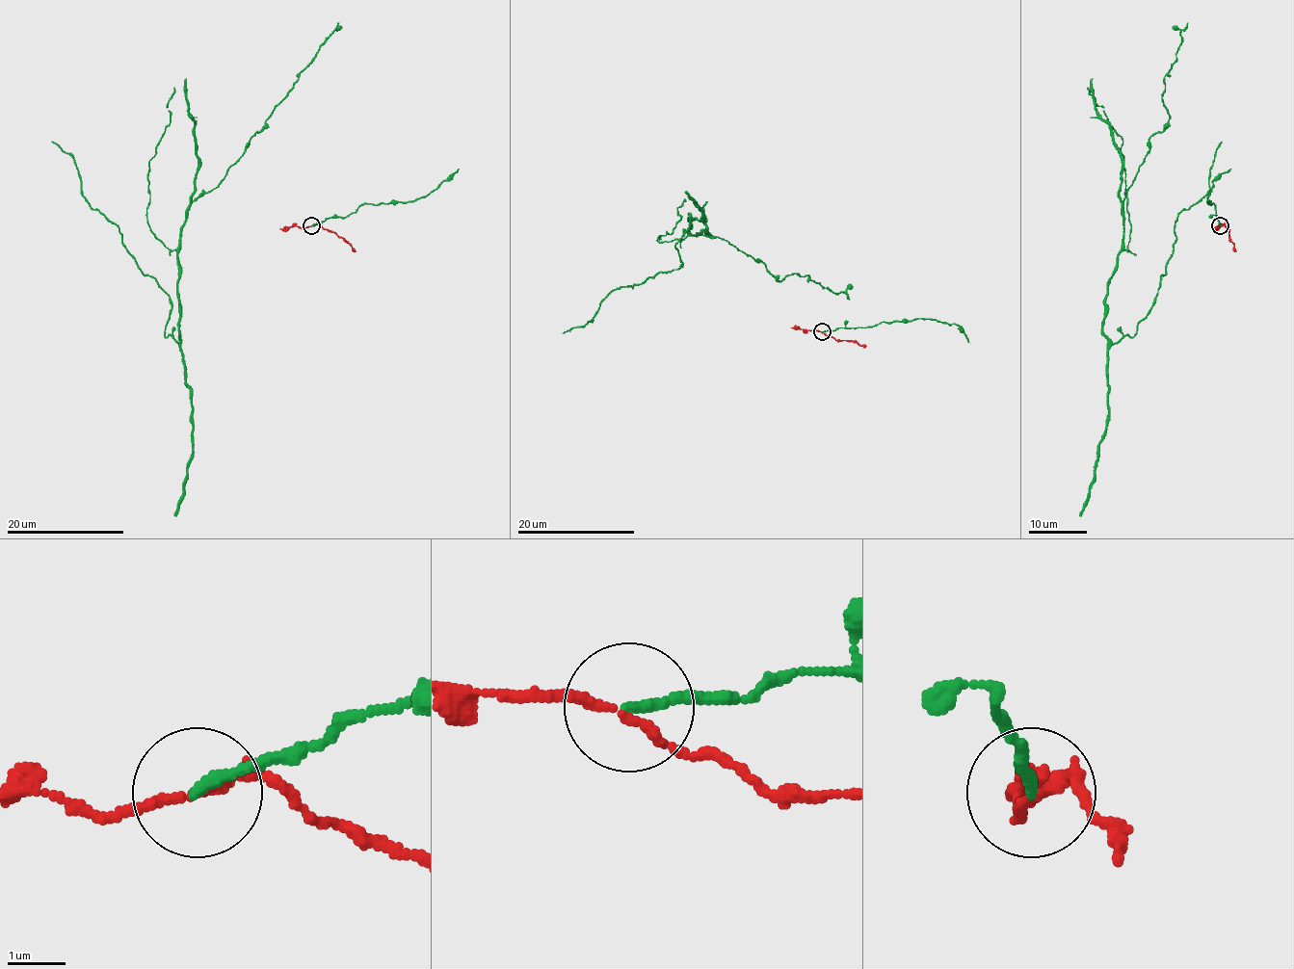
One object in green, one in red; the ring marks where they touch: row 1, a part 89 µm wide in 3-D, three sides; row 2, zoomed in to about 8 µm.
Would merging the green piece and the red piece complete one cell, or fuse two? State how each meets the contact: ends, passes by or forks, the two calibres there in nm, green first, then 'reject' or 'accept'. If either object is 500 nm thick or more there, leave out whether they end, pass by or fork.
green ends | red passes by | 190/160 nm | reject

